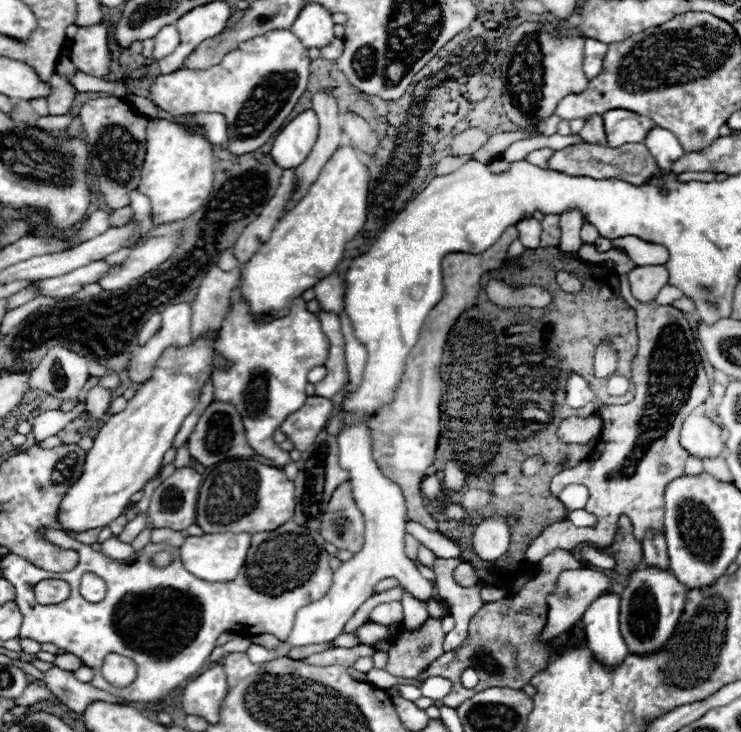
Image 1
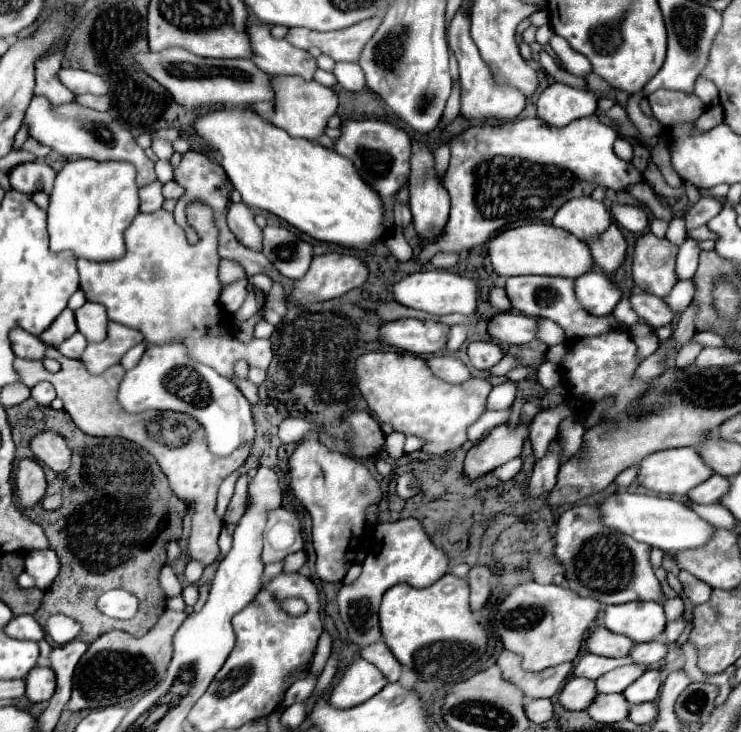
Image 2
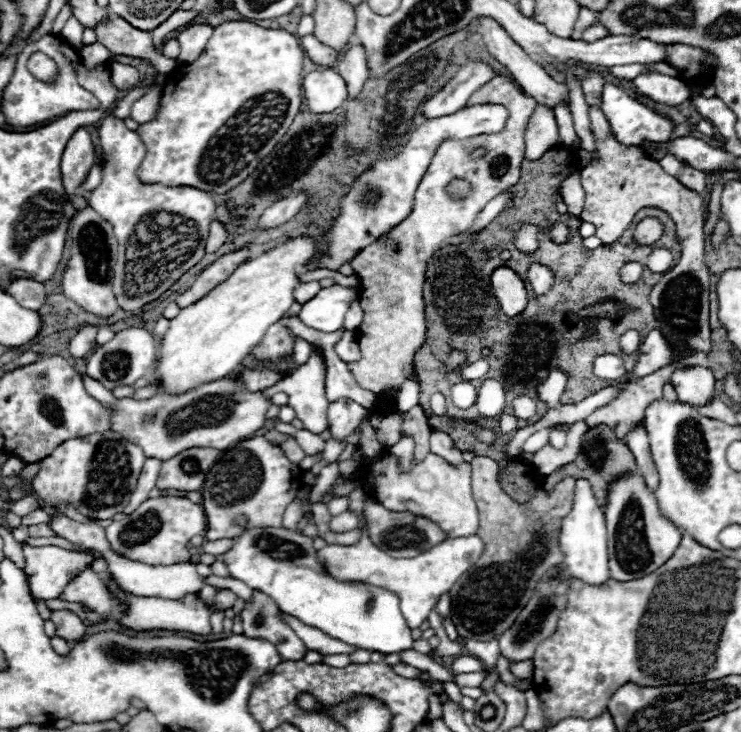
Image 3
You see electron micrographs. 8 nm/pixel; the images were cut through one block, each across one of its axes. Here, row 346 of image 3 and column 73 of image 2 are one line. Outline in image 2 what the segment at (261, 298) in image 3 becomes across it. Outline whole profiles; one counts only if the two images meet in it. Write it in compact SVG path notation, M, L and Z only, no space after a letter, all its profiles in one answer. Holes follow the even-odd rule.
M70 160L56 176L48 206L50 250L72 250L76 256L92 262L116 260L126 252L124 230L138 214L136 168L120 160Z

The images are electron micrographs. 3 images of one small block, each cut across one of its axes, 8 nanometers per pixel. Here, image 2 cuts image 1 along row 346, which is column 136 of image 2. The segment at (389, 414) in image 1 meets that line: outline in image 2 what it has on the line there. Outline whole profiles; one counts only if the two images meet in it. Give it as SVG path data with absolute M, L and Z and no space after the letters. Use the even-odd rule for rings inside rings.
M54 348L46 350L46 358L58 360L60 370L48 372L40 360L16 358L14 368L20 374L22 382L28 388L34 388L42 380L50 382L56 388L58 398L64 400L64 410L72 416L76 426L80 426L86 434L118 436L118 438L126 438L126 440L132 440L140 446L144 446L160 462L160 468L168 476L168 482L170 482L174 494L178 494L178 498L184 498L186 502L194 504L192 532L190 532L190 540L188 540L190 542L188 544L190 558L200 560L204 566L212 564L220 554L218 536L222 530L222 522L214 510L216 508L216 494L218 494L222 480L246 462L246 458L250 456L250 448L240 446L230 456L216 456L208 450L208 442L206 442L202 430L192 430L192 424L198 424L198 420L190 414L170 412L170 410L146 410L142 414L140 412L130 414L130 412L122 410L116 400L116 392L118 392L118 384L124 378L126 370L120 364L108 368L100 376L92 376L80 360L64 358ZM176 442L184 442L184 444L176 446Z

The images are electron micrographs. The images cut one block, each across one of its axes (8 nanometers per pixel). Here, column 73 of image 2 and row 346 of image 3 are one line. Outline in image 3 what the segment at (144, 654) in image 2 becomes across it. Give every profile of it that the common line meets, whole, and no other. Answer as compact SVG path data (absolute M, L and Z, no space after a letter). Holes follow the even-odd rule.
M588 106L588 116L590 116L592 136L596 140L594 152L598 154L598 162L586 166L580 174L570 174L566 184L562 184L562 194L568 206L568 214L580 216L580 220L594 224L596 236L602 240L602 244L614 244L632 224L632 218L640 208L654 206L668 212L676 224L676 236L680 240L678 244L682 248L682 256L678 264L670 272L664 272L660 282L654 284L652 288L652 306L656 310L658 328L672 340L672 344L690 346L696 352L708 354L710 352L710 322L708 322L710 272L704 262L702 194L682 186L674 176L666 174L658 162L648 160L640 148L624 148L622 144L618 144L610 132L606 116L598 106Z

